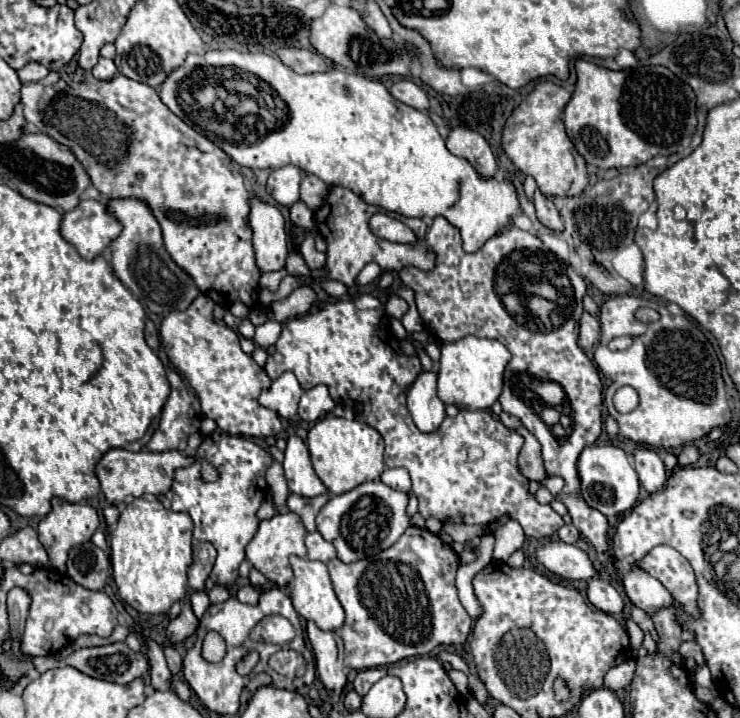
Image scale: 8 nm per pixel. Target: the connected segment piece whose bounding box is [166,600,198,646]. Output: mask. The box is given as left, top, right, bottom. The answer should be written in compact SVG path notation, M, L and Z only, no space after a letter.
M184 600L184 610L182 610L182 614L180 614L176 620L172 620L172 622L168 624L168 628L166 628L166 638L170 640L172 646L182 644L190 634L196 632L196 626L198 626L198 618L194 616L194 612L192 612L192 608L190 608L190 602Z

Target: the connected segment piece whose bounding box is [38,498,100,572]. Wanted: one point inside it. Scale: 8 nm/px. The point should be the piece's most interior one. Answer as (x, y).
(66, 526)

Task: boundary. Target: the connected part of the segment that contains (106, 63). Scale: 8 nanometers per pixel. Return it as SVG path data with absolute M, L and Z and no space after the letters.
M100 58L100 62L94 66L92 74L98 78L98 80L112 80L114 74L116 74L116 66L110 58Z

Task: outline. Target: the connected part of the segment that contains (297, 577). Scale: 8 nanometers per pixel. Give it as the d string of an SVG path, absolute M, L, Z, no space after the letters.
M290 558L290 566L294 570L290 598L292 598L296 612L304 620L312 620L320 630L328 630L328 632L338 630L344 624L344 610L342 610L342 604L338 602L338 598L332 590L332 582L330 582L326 564L324 562L312 562L306 558Z

